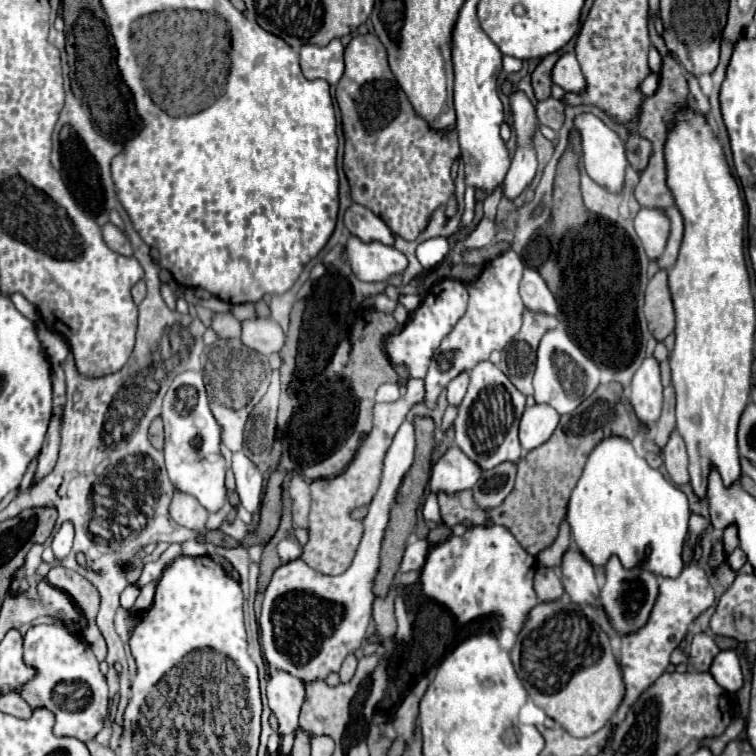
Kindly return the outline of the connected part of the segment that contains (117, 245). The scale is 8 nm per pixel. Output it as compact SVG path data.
M107 222L107 224L103 226L101 232L103 232L103 240L105 240L105 244L107 244L113 252L123 254L123 256L131 256L131 254L133 254L131 244L129 244L129 240L127 240L127 236L123 234L121 228L117 228L115 224Z

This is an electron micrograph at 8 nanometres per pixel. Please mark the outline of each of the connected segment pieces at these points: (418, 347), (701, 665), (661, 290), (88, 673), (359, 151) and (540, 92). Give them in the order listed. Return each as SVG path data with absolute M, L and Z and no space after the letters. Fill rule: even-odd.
M441 280L435 284L429 292L429 296L421 302L421 306L413 312L413 318L401 328L399 334L393 334L385 342L385 350L393 364L405 364L409 368L411 378L425 378L427 366L431 362L431 356L435 348L441 344L441 340L451 332L451 328L457 324L457 320L465 314L467 308L467 286L459 280Z
M695 634L693 642L691 642L691 652L689 652L687 664L691 668L695 668L697 672L709 672L711 662L715 660L717 654L719 654L719 648L711 636Z
M659 270L645 290L645 316L649 330L657 340L663 340L675 328L675 308L667 286L667 270Z
M41 624L33 626L27 630L23 638L23 648L25 648L25 664L31 664L37 668L35 678L19 690L19 694L27 700L31 708L45 706L55 714L55 736L73 736L79 738L81 742L89 742L97 736L97 732L103 728L103 720L107 718L107 706L109 706L109 696L107 696L107 682L99 670L99 662L93 656L91 648L81 642L83 638L75 636L69 632L65 626L57 624Z
M375 34L355 36L345 48L345 74L337 84L335 98L343 114L343 132L345 132L345 174L351 186L351 198L355 204L361 204L373 210L379 218L387 222L393 234L405 240L417 240L417 236L427 228L431 214L439 206L447 206L447 216L455 214L455 186L451 180L453 156L459 156L457 132L439 134L429 130L427 122L419 118L403 90L395 82L389 66L387 52Z
M577 36L571 38L571 42L569 42L567 46L563 46L561 50L557 50L555 54L545 56L545 58L541 60L541 64L535 68L531 80L533 80L533 90L535 90L535 98L537 98L537 100L547 100L547 98L551 98L551 86L553 86L553 82L551 82L551 70L553 70L555 62L557 62L565 52L573 50L575 40L577 40Z

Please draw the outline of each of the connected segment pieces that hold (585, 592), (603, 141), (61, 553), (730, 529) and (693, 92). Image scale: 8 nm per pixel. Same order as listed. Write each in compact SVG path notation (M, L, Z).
M579 550L565 552L561 562L561 574L565 592L575 604L595 606L595 600L599 596L595 568L587 564L587 560L583 560L583 554Z
M579 114L575 118L575 128L581 132L581 146L583 146L583 162L585 170L595 180L599 186L603 186L611 194L619 194L625 182L625 168L627 168L627 156L625 156L625 146L619 140L619 136L607 128L597 116L593 114Z
M63 522L61 528L53 534L51 548L53 548L57 558L65 558L69 554L69 550L71 550L71 544L73 544L73 524Z
M729 524L727 528L721 530L721 536L719 536L721 544L723 544L723 554L729 556L731 550L735 550L739 546L739 536L737 536L737 526L735 524Z
M689 76L687 81L690 90L689 104L693 106L697 112L702 113L705 117L709 118L709 101L701 92L698 79L693 76Z

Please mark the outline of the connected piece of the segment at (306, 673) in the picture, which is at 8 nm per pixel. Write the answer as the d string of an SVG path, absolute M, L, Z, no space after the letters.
M403 422L393 438L391 448L387 450L381 486L369 504L367 516L363 518L363 540L357 548L353 564L343 574L321 574L307 566L301 558L281 564L275 570L265 590L263 612L259 618L263 656L265 662L275 670L289 672L303 684L311 684L315 680L325 680L331 672L339 672L343 660L361 648L371 624L375 602L373 584L379 570L379 554L389 524L389 512L397 504L397 492L403 476L413 464L413 452L415 426L411 422Z

